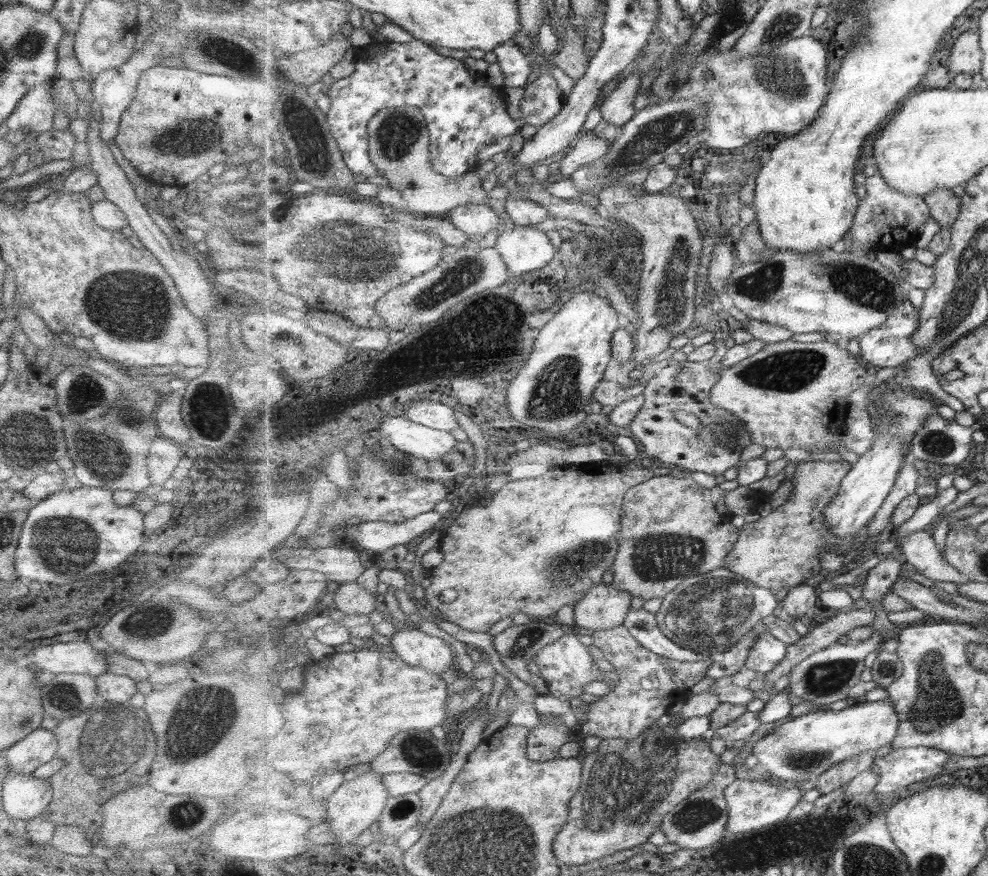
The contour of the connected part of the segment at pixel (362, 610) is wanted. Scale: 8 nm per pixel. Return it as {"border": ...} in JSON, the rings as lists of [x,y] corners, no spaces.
{"border":[[[359,580],[339,584],[334,595],[336,609],[342,611],[344,615],[368,615],[373,610],[377,611],[379,598],[363,587]]]}

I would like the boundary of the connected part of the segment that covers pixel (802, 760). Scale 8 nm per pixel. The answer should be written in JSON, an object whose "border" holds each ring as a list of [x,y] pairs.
{"border":[[[890,698],[875,702],[861,701],[841,710],[809,711],[805,715],[795,717],[775,727],[772,733],[759,739],[753,747],[753,754],[759,762],[758,768],[771,777],[787,781],[810,780],[814,782],[818,776],[839,762],[845,762],[867,750],[875,751],[886,744],[892,745],[893,740],[899,734],[899,724],[901,723],[898,712],[895,710],[894,701]]]}

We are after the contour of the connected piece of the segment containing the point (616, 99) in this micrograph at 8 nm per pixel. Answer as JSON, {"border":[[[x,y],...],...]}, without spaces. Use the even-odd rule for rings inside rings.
{"border":[[[639,71],[629,73],[600,106],[602,119],[619,130],[630,123],[637,114],[634,102],[641,88],[641,77]]]}

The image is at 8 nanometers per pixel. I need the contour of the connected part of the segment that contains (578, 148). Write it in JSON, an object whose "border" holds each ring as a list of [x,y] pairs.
{"border":[[[591,130],[586,133],[579,133],[579,137],[573,145],[569,153],[565,154],[559,162],[558,169],[561,180],[569,179],[579,168],[607,156],[611,152],[613,142],[597,138],[595,132]]]}

